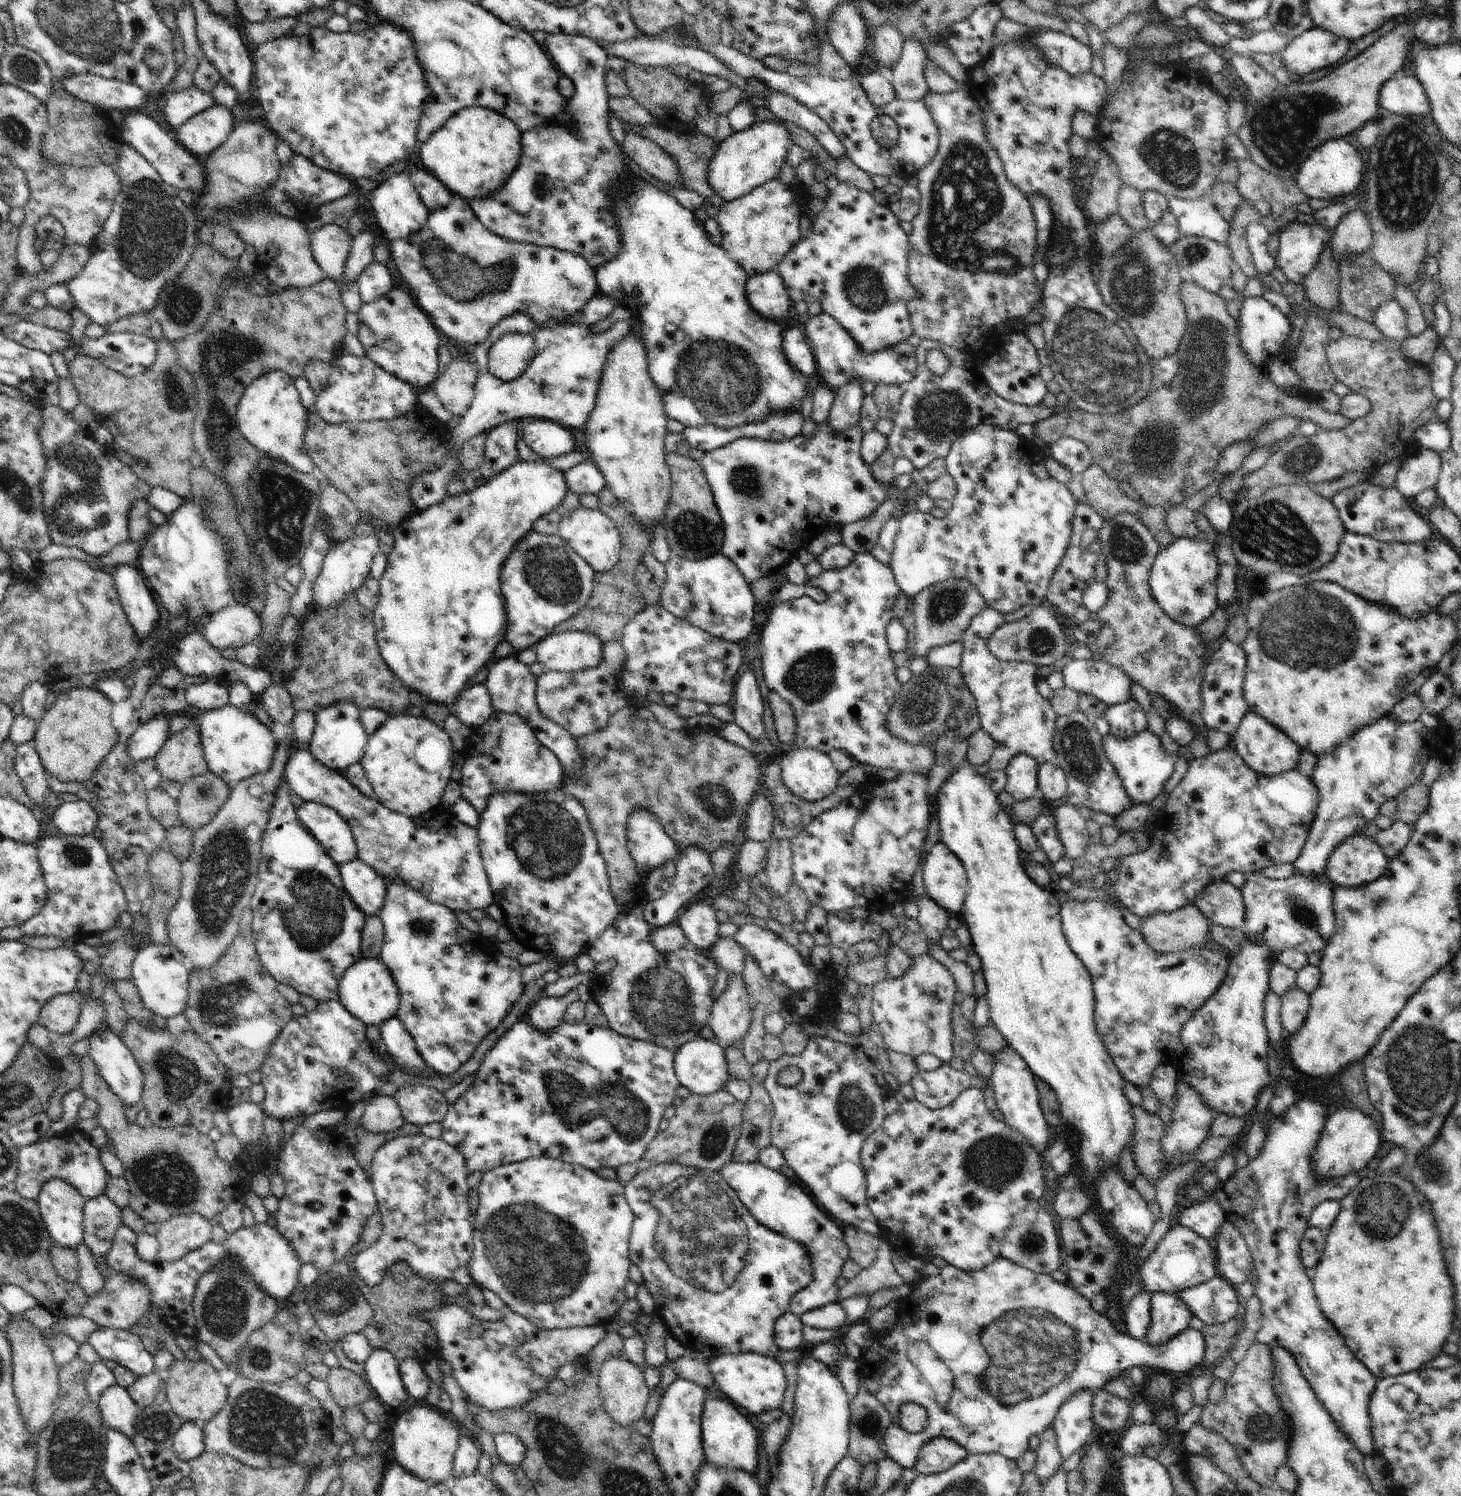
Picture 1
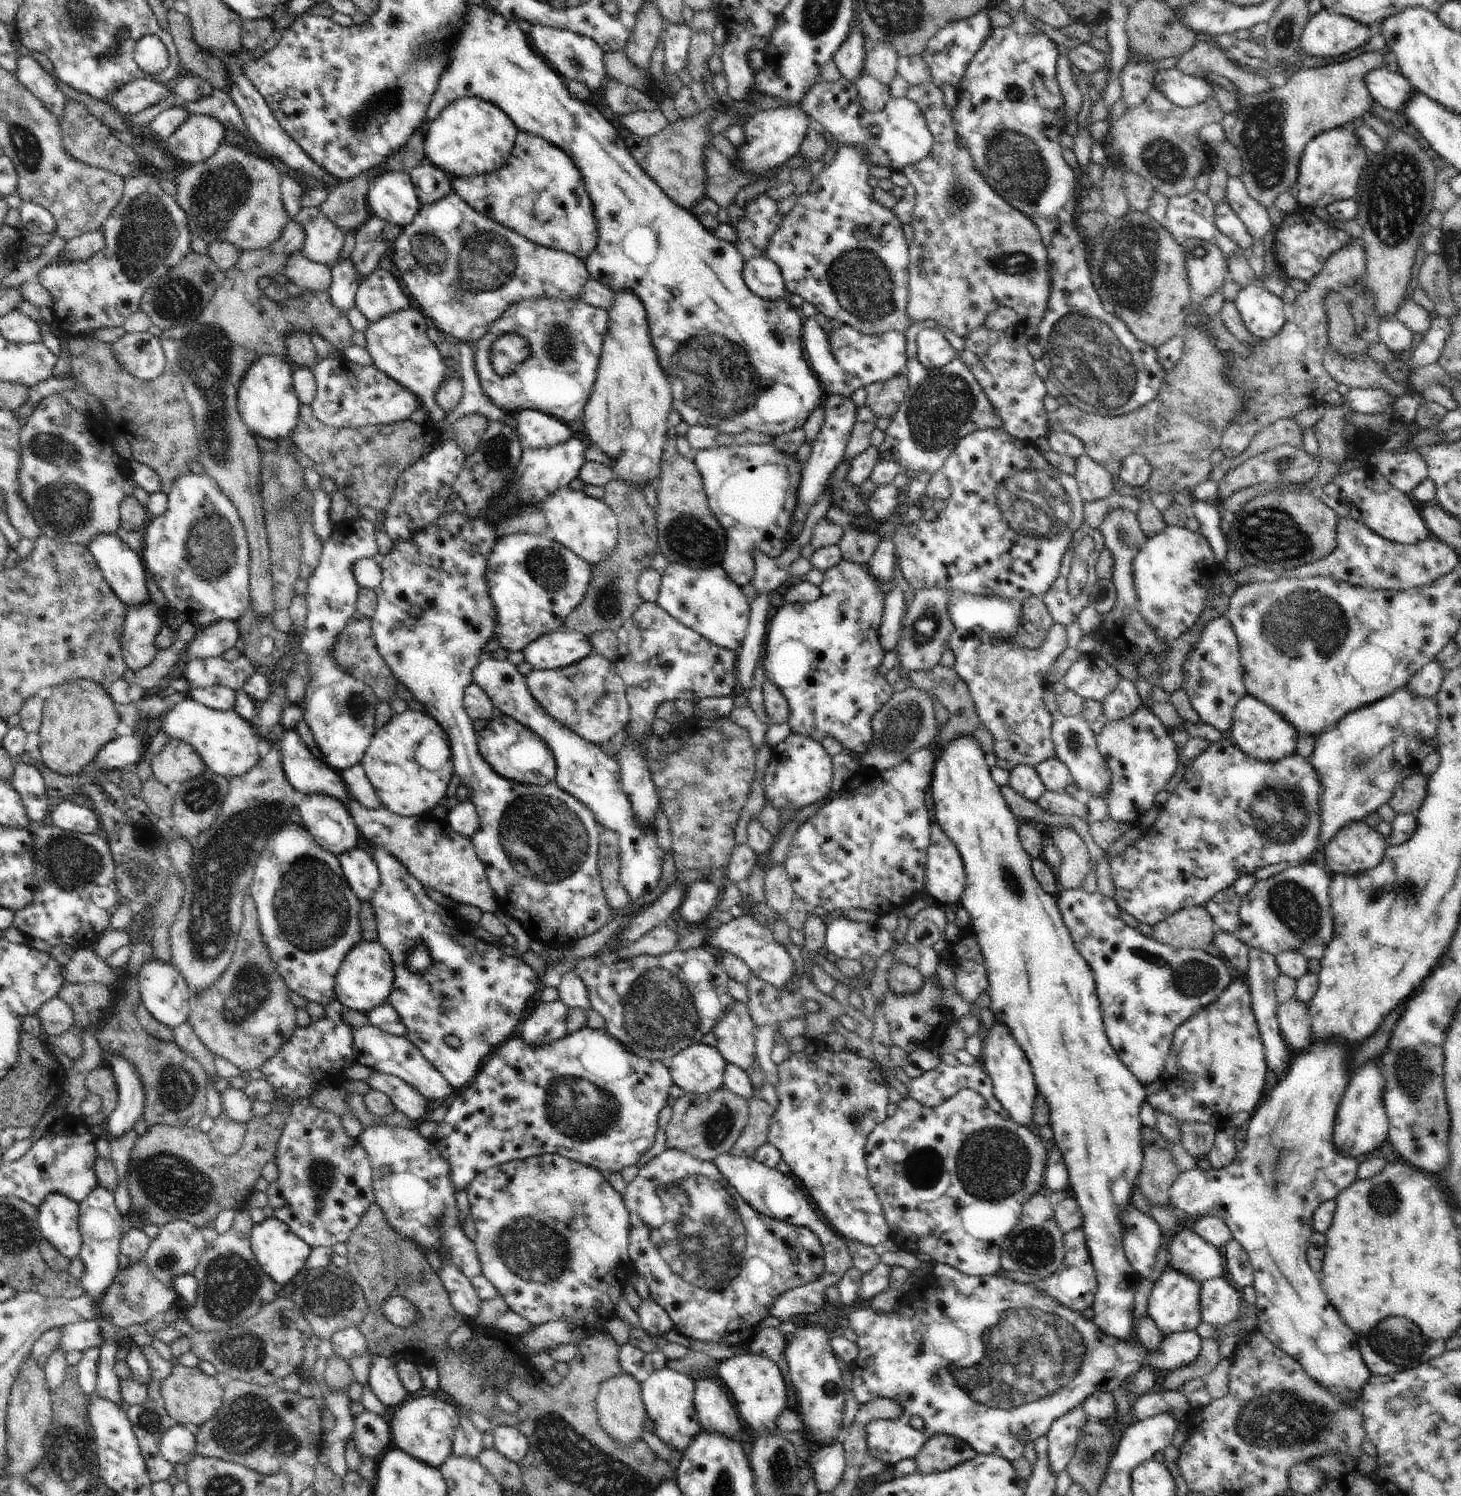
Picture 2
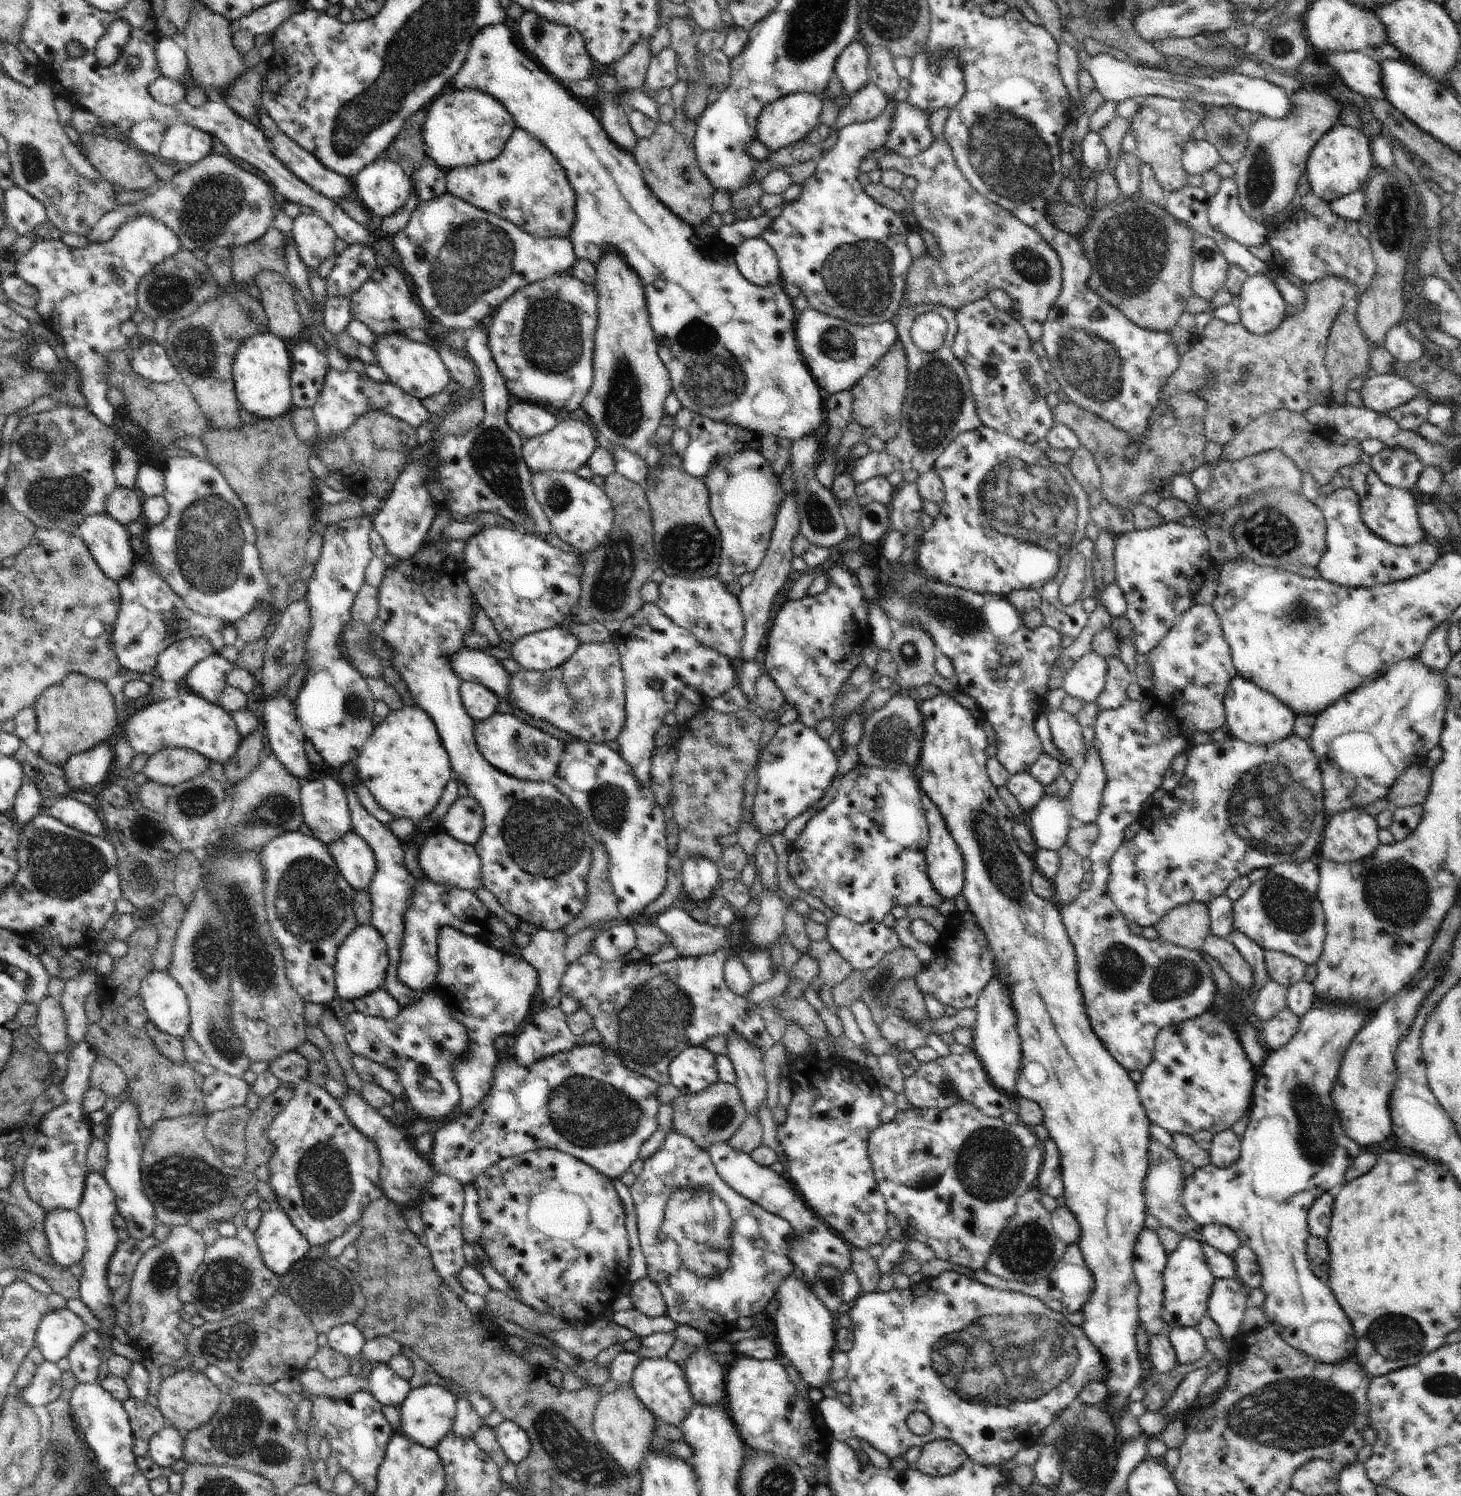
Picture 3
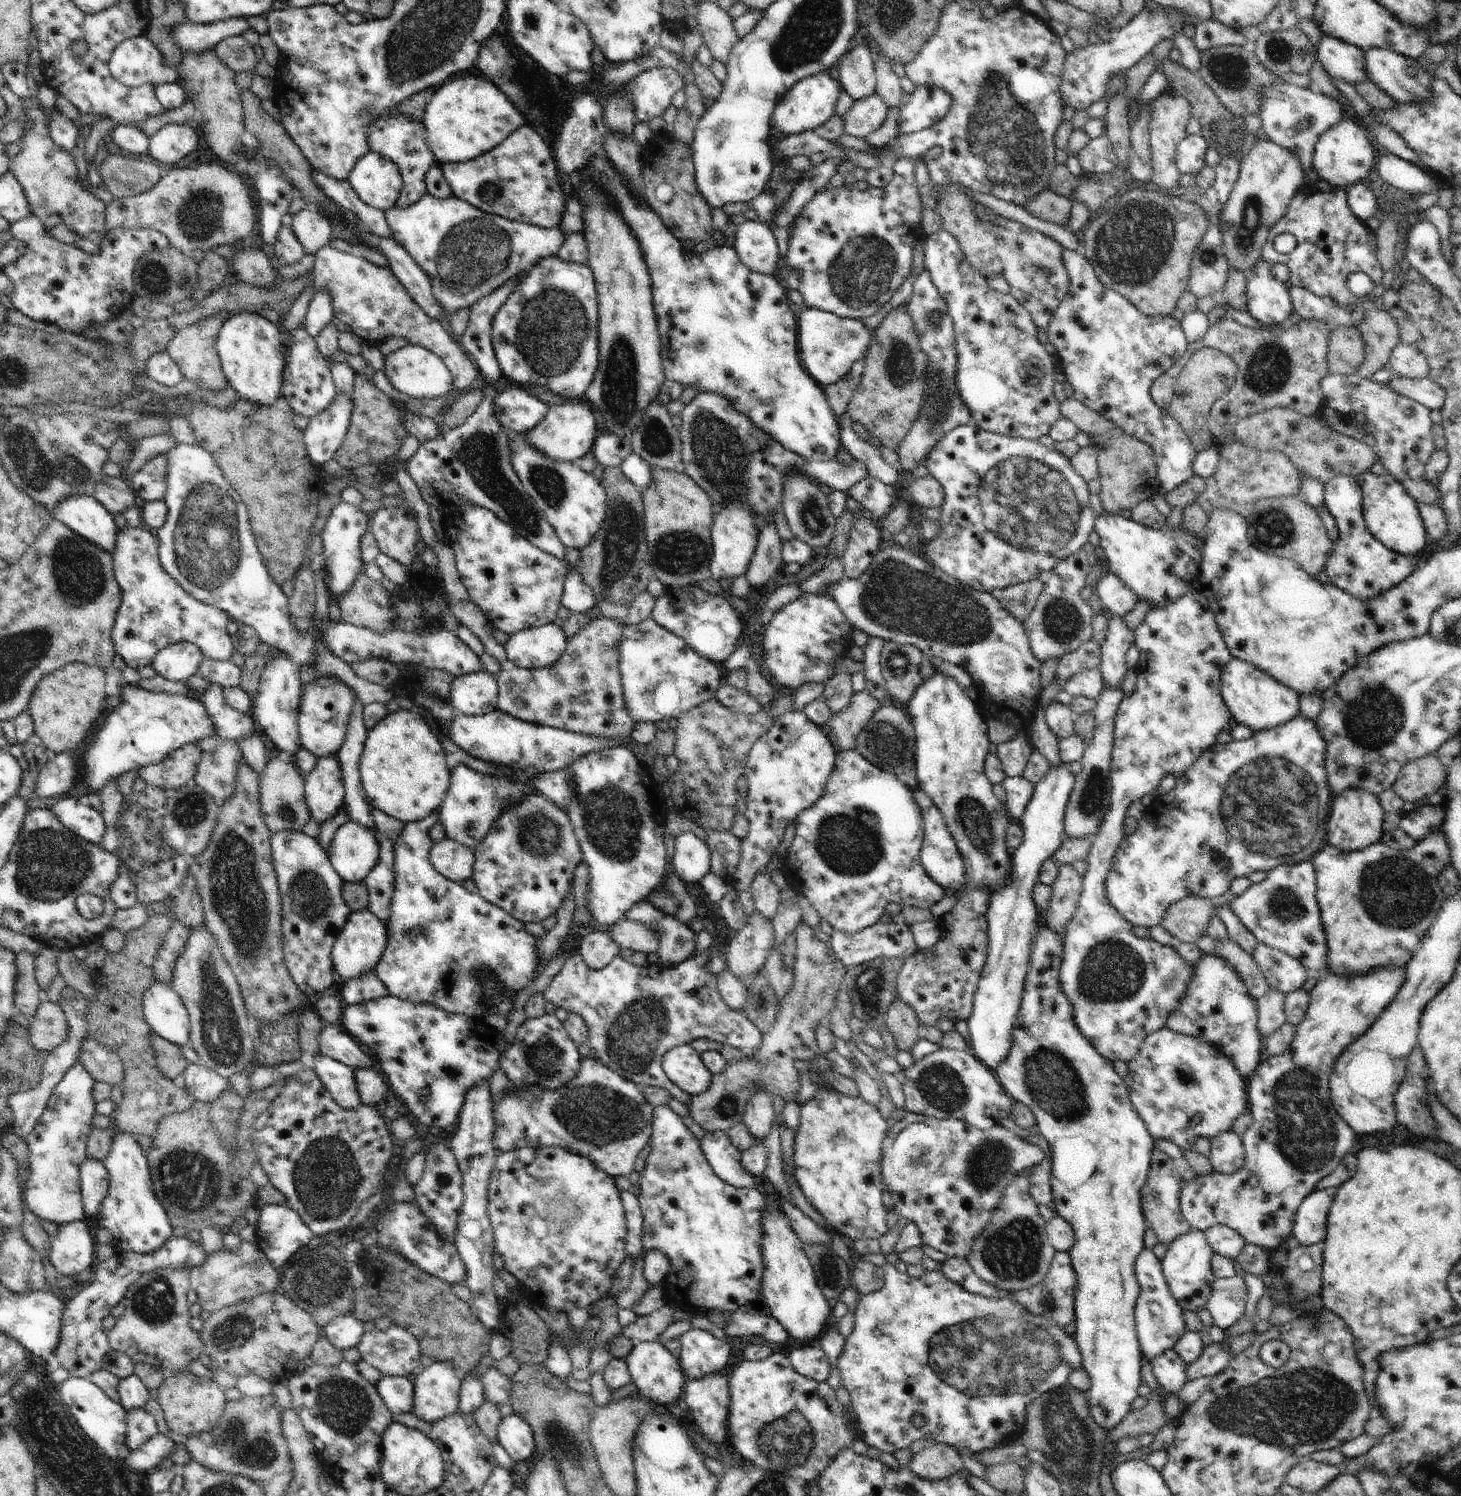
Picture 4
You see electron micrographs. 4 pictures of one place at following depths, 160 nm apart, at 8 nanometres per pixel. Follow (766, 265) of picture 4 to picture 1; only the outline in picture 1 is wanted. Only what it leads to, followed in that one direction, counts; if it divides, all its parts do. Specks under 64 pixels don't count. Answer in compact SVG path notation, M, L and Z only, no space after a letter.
M777 270L750 276L746 284L750 306L766 320L786 320L794 305Z

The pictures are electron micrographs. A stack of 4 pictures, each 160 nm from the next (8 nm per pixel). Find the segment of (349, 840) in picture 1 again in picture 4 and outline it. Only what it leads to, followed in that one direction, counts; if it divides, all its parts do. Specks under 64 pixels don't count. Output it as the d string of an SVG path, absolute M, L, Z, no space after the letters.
M336 754L318 758L314 770L304 780L304 793L310 817L319 825L334 818L336 812L342 808L345 798L340 762Z

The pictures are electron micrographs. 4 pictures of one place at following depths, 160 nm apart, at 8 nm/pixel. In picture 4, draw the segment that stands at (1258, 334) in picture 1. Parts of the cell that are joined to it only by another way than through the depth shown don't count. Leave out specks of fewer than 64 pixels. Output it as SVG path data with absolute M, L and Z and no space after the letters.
M1260 259L1252 276L1247 278L1246 310L1248 314L1266 326L1282 326L1294 308L1289 290L1273 276L1273 266Z

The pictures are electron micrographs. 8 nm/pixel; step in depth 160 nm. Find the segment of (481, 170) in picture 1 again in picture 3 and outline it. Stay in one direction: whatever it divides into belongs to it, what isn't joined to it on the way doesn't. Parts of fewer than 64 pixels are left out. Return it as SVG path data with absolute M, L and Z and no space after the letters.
M472 88L447 89L427 107L423 131L425 152L445 171L491 162L500 156L517 127L508 110L488 92Z

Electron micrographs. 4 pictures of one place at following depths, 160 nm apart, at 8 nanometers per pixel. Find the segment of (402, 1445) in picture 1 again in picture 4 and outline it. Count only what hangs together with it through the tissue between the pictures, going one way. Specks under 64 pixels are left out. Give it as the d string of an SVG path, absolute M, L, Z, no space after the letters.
M425 1360L420 1372L413 1383L414 1403L410 1413L432 1426L458 1411L461 1380L456 1368L442 1360Z

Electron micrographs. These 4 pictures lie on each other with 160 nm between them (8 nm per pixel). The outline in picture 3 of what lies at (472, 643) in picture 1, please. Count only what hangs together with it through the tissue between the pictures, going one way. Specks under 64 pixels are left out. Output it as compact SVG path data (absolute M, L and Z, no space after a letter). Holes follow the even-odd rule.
M562 420L548 432L534 438L528 438L521 449L523 461L529 472L546 472L546 470L560 470L576 473L586 465L598 442L592 429L582 420ZM438 540L416 555L404 560L398 559L394 568L386 568L379 590L379 612L370 625L371 631L392 648L394 656L388 663L396 668L400 677L408 684L418 708L432 718L442 745L447 751L452 771L466 784L469 796L476 797L484 810L484 832L473 846L482 864L480 882L497 898L507 912L520 921L528 922L541 930L563 930L585 908L586 876L590 871L593 845L588 822L574 804L551 783L519 780L499 772L480 754L474 742L474 720L468 716L461 702L462 681L452 672L450 656L465 648L464 638L474 633L472 604L476 598L466 584L466 560L464 540Z

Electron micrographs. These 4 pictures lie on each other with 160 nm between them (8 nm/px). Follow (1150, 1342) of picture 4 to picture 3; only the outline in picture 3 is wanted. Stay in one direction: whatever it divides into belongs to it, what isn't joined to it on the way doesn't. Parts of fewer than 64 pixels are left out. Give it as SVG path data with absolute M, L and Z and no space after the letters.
M1144 1228L1144 1232L1140 1232L1136 1248L1134 1248L1134 1277L1139 1287L1139 1296L1137 1306L1139 1310L1140 1326L1143 1326L1149 1336L1166 1333L1170 1328L1162 1318L1162 1308L1164 1308L1164 1270L1166 1268L1168 1255L1165 1252L1160 1238L1156 1235L1156 1231Z

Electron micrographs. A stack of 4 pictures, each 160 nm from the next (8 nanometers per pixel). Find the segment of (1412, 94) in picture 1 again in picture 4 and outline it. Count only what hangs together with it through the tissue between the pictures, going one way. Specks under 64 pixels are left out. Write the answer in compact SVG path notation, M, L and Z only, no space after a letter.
M1322 34L1315 55L1330 78L1352 85L1367 80L1362 49L1354 44L1348 44L1346 40Z

